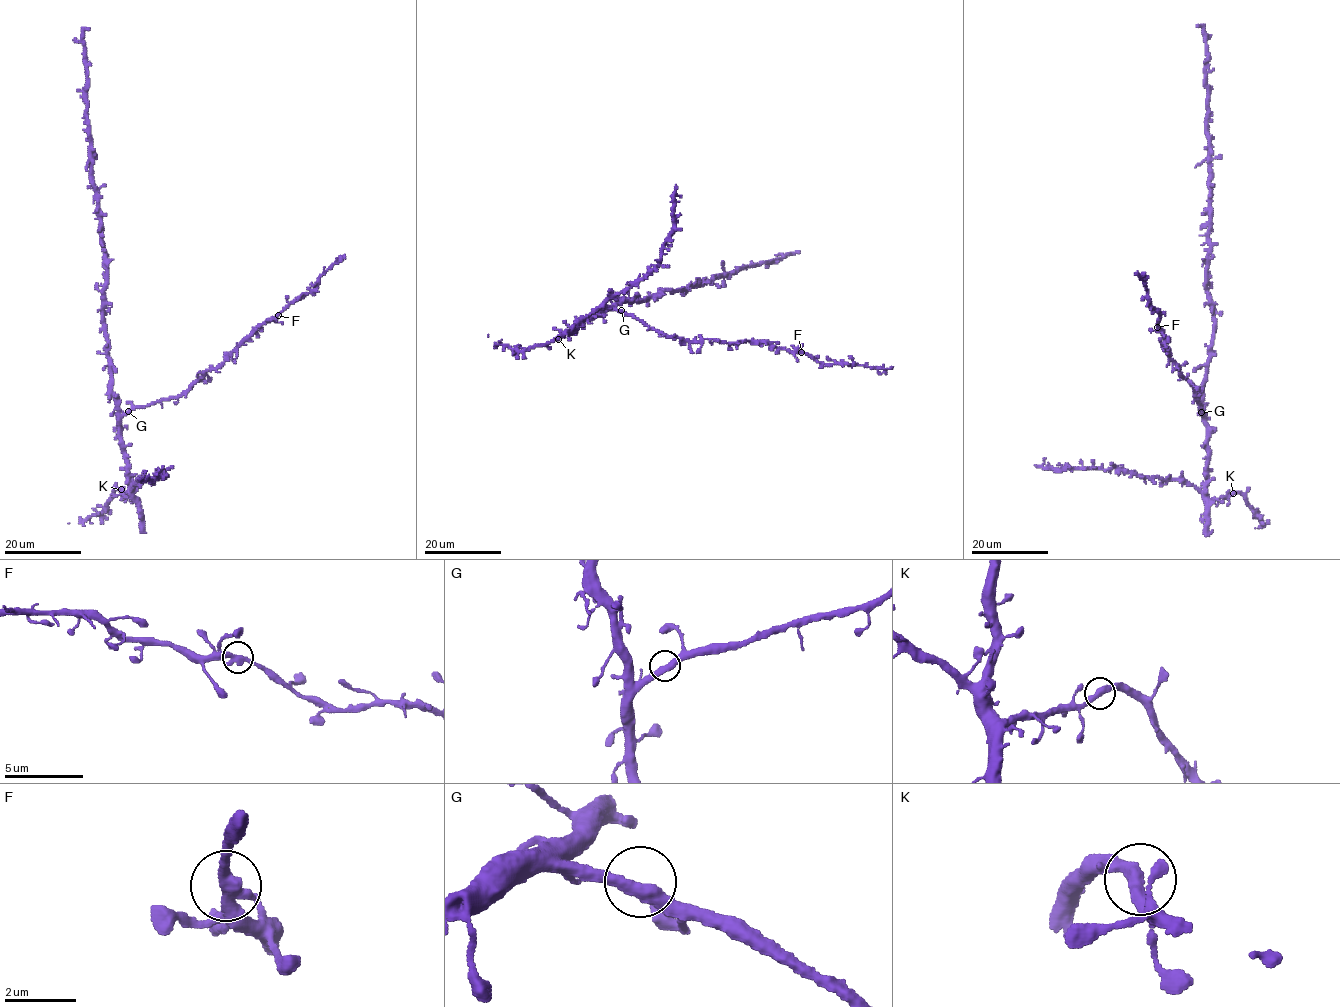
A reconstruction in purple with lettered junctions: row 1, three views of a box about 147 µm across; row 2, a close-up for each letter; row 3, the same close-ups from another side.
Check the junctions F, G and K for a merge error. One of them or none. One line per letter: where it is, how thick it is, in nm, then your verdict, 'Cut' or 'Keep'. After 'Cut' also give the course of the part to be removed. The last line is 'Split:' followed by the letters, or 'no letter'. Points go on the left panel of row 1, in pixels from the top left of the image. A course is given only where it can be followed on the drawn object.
F: Place: (278, 315). Thickness 380 nm. Keep
G: Place: (128, 411). Thickness 400 nm. Keep
K: Place: (121, 489). Thickness 360 nm. Keep
Split: no letter

